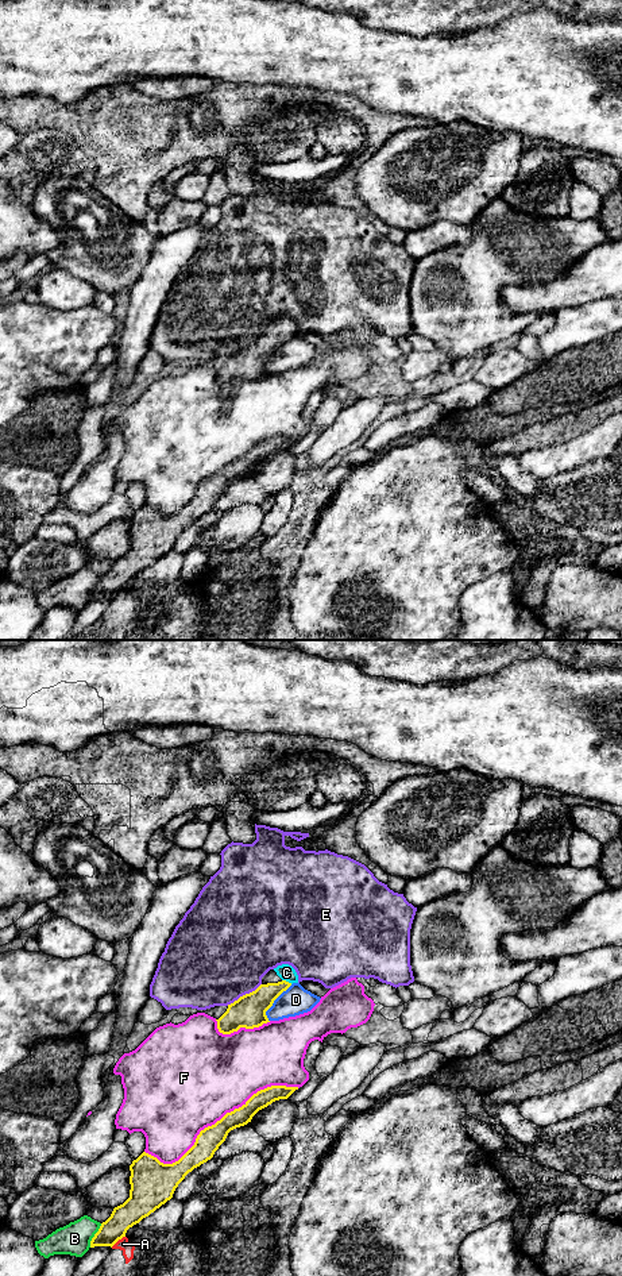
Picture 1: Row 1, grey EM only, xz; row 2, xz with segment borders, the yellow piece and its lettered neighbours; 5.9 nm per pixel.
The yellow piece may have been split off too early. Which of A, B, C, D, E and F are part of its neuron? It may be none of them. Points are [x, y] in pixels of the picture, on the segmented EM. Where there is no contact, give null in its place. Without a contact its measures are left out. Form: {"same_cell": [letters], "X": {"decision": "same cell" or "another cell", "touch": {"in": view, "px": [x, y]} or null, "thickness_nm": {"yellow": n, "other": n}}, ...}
{"same_cell": ["C"], "A": {"decision": "another cell", "touch": {"in": "xz", "px": [118, 1240]}, "thickness_nm": {"yellow": 160, "other": 70}}, "B": {"decision": "another cell", "touch": {"in": "xz", "px": [95, 1236]}, "thickness_nm": {"yellow": 150, "other": 190}}, "C": {"decision": "same cell", "touch": {"in": "xz", "px": [288, 982]}, "thickness_nm": {"yellow": 160, "other": 100}}, "D": {"decision": "another cell", "touch": {"in": "xz", "px": [273, 1002]}, "thickness_nm": {"yellow": 200, "other": 170}}, "E": {"decision": "another cell", "touch": {"in": "xz", "px": [243, 995]}, "thickness_nm": {"yellow": 200, "other": 500}}, "F": {"decision": "another cell", "touch": {"in": "xz", "px": [220, 1120]}, "thickness_nm": {"yellow": 140, "other": 500}}}

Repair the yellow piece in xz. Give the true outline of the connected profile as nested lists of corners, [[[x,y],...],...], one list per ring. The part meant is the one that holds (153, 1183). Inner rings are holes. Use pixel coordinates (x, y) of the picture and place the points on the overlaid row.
[[[271,1086],[258,1091],[242,1107],[201,1130],[194,1145],[173,1164],[163,1164],[143,1152],[130,1165],[130,1198],[115,1207],[111,1217],[101,1223],[90,1241],[90,1248],[112,1248],[125,1237],[130,1227],[170,1200],[185,1176],[210,1160],[231,1130],[247,1125],[259,1110],[275,1100],[287,1099],[295,1090],[298,1087]]]

